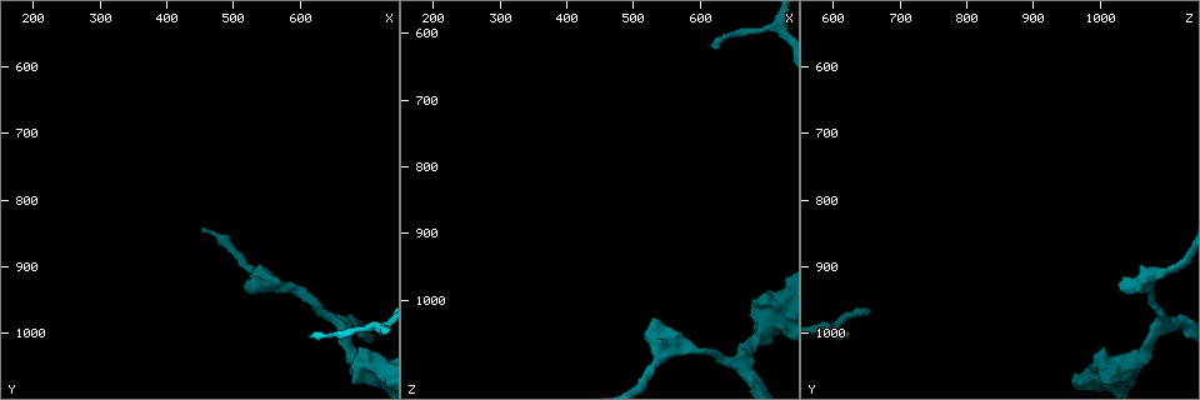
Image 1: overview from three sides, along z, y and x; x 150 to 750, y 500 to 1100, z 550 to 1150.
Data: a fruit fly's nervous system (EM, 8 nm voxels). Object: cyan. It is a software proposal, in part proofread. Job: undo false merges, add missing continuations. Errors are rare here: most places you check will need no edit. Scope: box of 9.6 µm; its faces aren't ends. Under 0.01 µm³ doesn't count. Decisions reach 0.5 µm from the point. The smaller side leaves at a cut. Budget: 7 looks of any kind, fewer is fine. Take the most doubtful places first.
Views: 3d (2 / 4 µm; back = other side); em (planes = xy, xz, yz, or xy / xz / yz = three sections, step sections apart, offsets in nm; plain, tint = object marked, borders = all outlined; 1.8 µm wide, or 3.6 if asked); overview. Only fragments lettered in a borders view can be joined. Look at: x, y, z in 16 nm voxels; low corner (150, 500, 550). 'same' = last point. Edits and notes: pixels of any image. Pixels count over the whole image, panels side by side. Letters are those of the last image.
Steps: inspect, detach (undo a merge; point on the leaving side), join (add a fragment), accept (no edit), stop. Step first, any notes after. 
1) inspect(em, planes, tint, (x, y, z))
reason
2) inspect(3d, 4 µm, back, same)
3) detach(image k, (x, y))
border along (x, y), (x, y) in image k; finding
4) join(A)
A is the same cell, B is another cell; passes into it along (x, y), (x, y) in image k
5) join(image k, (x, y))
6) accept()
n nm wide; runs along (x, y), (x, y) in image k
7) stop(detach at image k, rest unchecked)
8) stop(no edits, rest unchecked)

inspect(em, planes, borders, (620, 1005, 625))
free end

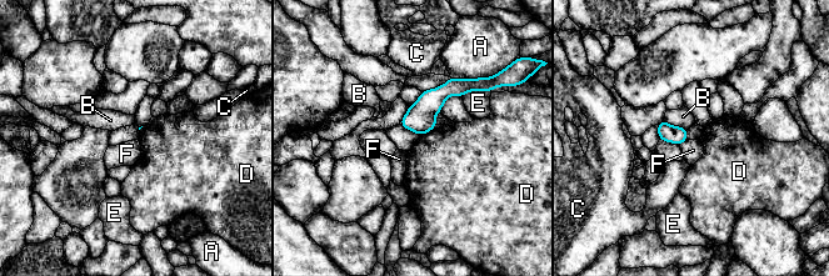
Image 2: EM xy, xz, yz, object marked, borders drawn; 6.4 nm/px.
accept()
A, B, C, D, E and F are other cells; border along (687, 139), (679, 145) in image 2; none of them fits

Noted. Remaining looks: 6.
inspect(em, xz, step 16, tint, (530, 935, 1030))
free end

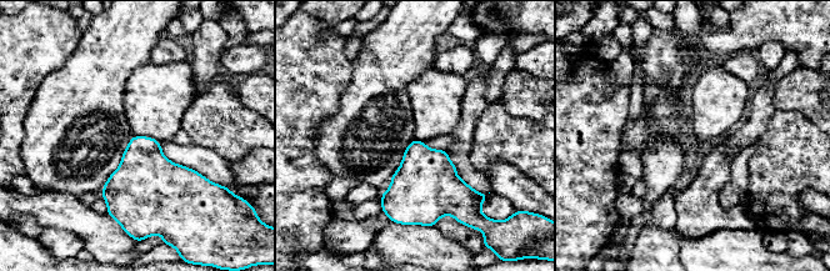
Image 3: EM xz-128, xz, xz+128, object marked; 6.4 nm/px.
inspect(em, planes, borders, same)
cut it another way

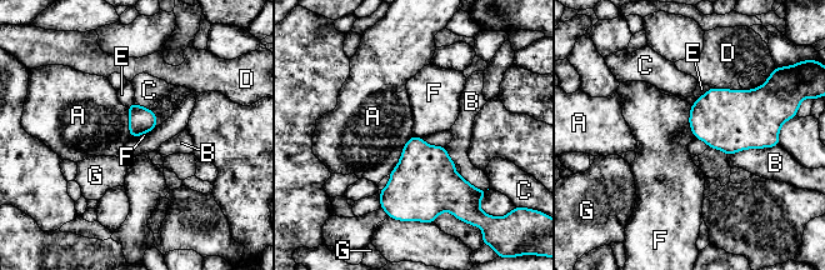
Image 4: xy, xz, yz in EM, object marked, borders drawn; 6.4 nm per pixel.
accept()
A, B, C, D, E, F and G are other cells; border along (151, 109), (156, 124), (135, 136) in image 4; no lettered fragment goes on from it

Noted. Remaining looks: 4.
inspect(em, 3.6 µm, planes, tint, (705, 1050, 1030))
calibre changes

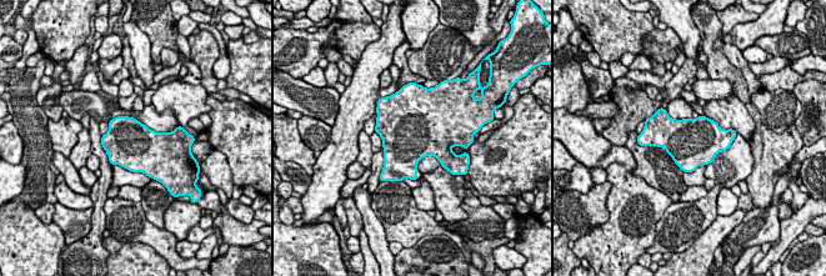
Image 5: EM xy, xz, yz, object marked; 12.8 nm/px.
inspect(em, 3.6 µm, planes, borders, same)

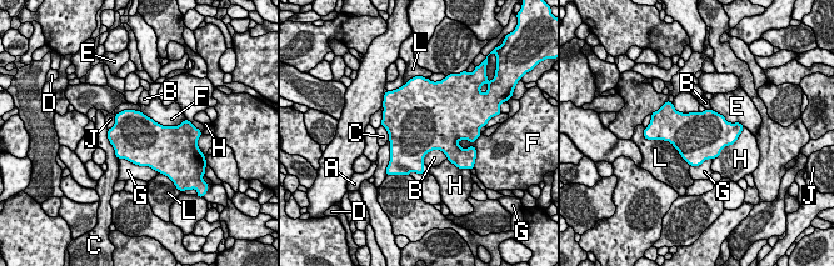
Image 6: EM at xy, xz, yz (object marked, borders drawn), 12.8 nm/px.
accept()
A, B, C, D, E, F, G, H, J and L are other cells; all the same cell

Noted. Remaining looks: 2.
stop(no edits, rest unchecked)

